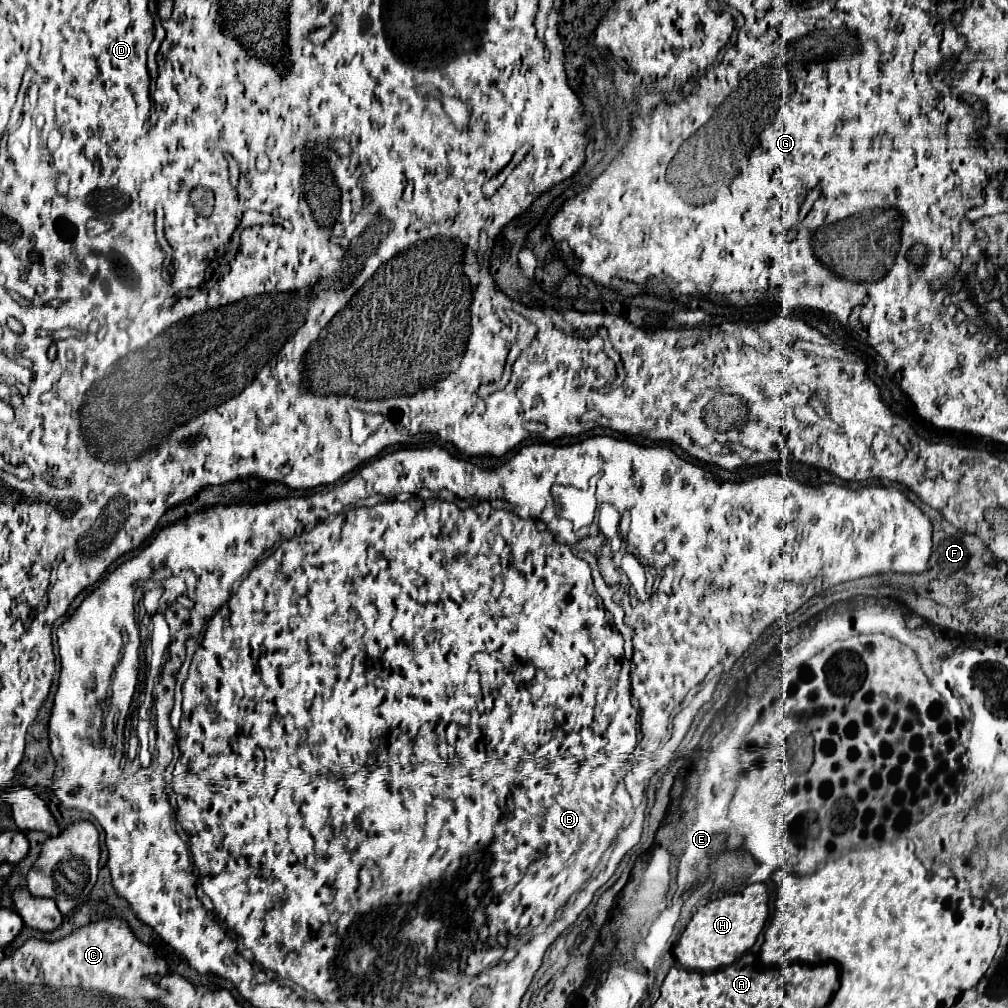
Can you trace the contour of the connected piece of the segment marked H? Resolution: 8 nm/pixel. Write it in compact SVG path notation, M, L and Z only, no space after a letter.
M750 884L742 894L730 894L700 906L686 924L674 956L681 966L698 972L718 970L736 962L748 948L754 946L758 934L768 920L768 890L764 884Z

